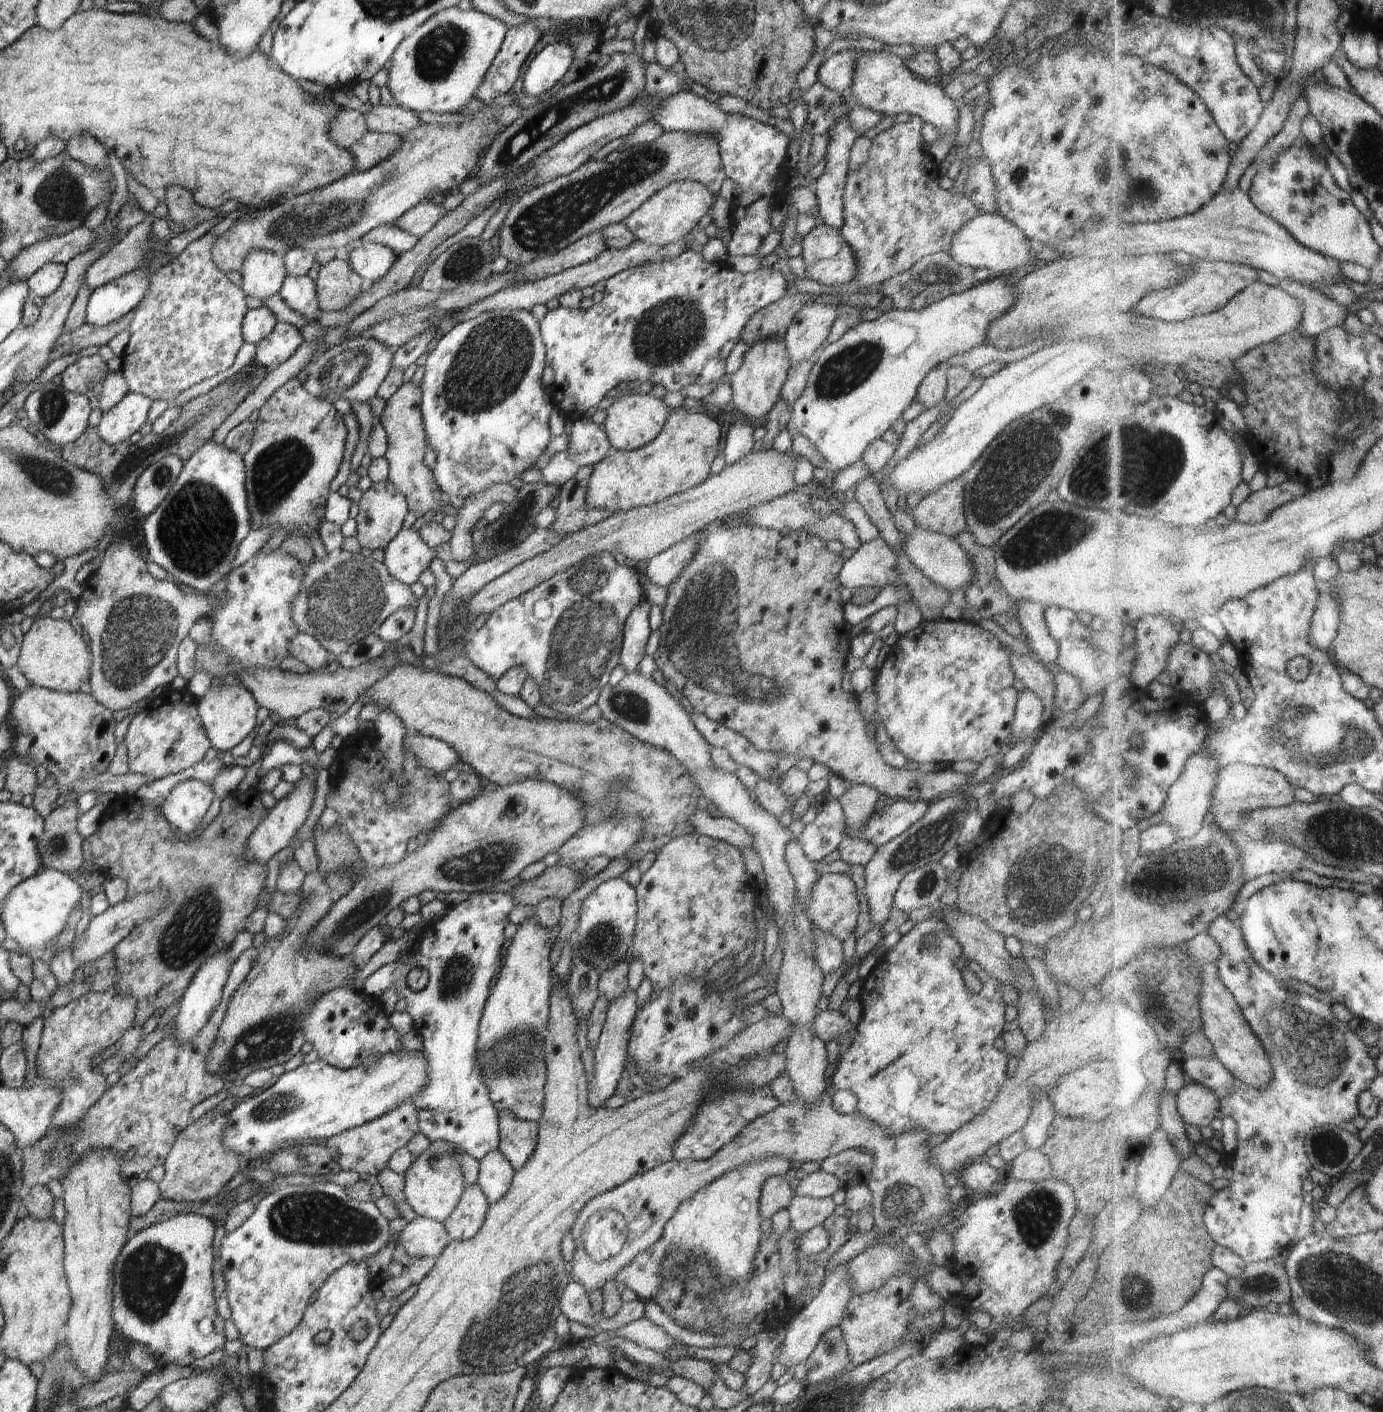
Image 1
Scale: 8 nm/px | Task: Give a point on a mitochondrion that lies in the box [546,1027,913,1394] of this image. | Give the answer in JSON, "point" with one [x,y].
{"point":[830,1348]}

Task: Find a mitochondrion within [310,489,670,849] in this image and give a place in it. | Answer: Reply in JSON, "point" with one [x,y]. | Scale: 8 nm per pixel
{"point":[581,643]}

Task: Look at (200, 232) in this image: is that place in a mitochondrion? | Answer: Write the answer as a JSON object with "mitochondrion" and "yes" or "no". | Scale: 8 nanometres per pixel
{"mitochondrion":"no"}

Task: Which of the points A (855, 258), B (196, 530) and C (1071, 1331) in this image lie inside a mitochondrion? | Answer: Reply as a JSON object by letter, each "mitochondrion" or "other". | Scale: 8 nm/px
{"A":"other","B":"mitochondrion","C":"other"}

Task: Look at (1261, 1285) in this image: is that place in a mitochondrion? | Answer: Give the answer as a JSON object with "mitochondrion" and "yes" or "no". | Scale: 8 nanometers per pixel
{"mitochondrion":"yes"}

